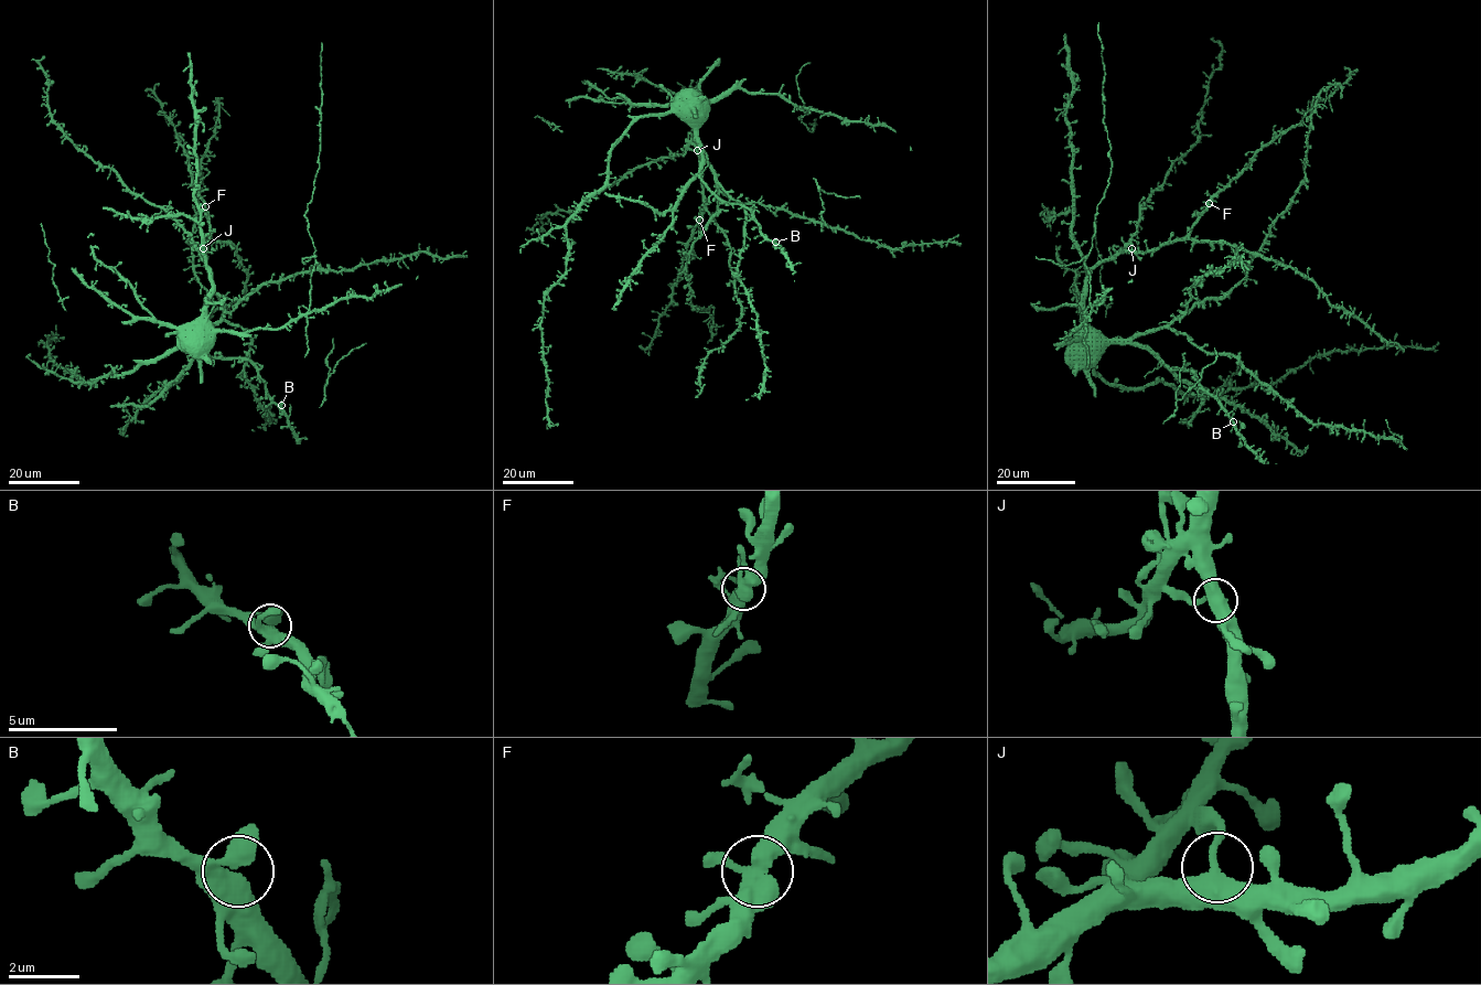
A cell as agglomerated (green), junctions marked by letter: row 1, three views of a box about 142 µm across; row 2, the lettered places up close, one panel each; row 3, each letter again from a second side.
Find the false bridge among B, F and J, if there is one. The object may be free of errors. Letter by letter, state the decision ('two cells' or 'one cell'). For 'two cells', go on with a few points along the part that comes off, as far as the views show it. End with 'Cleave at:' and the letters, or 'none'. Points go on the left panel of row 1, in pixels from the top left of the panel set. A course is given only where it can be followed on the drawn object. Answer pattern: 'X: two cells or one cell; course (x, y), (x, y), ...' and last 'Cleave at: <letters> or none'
B: one cell
F: one cell
J: one cell
Cleave at: none

